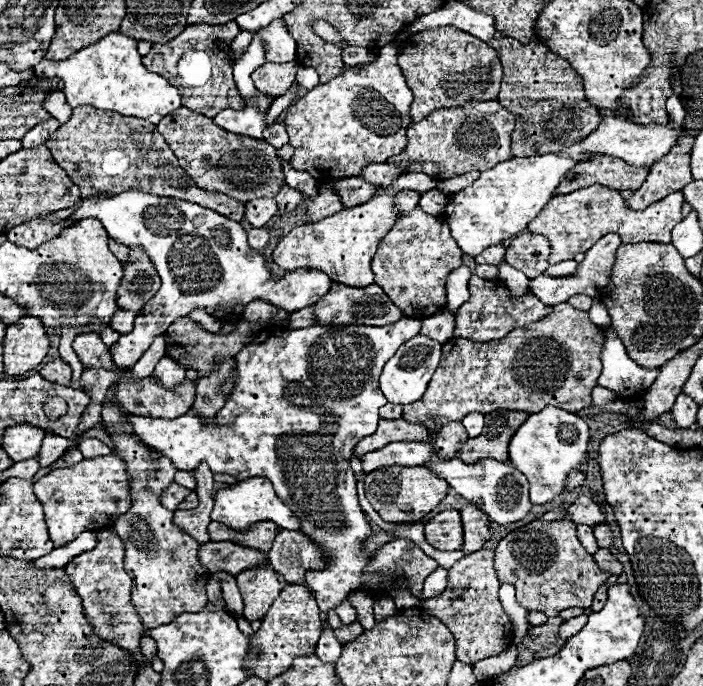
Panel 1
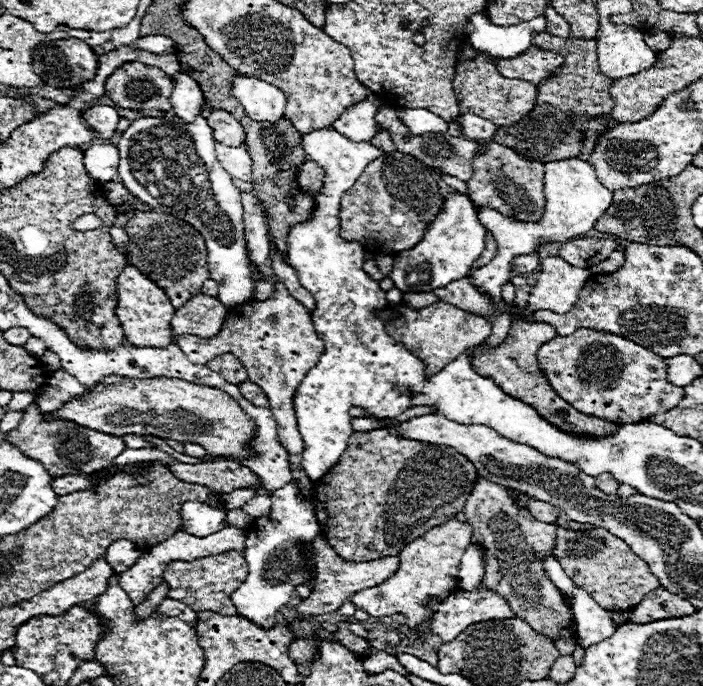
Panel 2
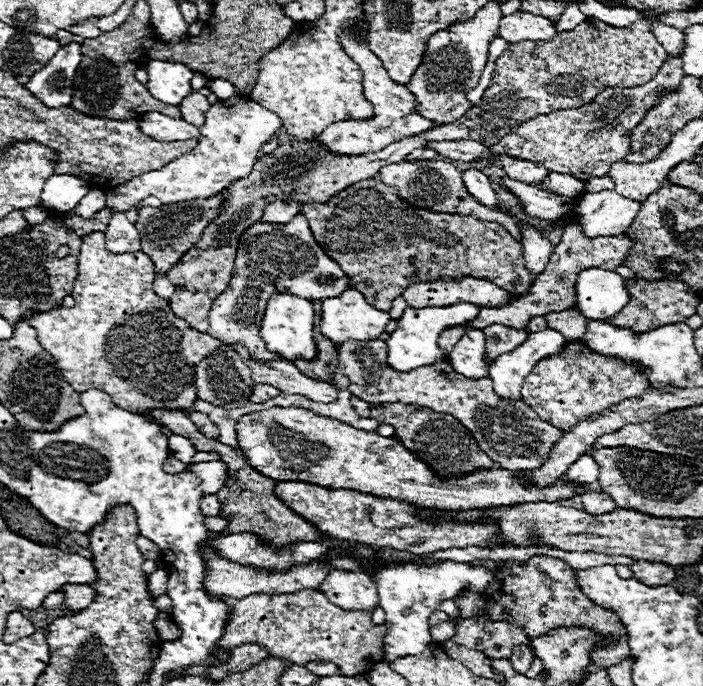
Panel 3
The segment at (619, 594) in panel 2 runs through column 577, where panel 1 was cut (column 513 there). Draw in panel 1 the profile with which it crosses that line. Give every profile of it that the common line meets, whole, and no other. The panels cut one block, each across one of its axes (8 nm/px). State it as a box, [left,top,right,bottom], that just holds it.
[494,508,610,618]

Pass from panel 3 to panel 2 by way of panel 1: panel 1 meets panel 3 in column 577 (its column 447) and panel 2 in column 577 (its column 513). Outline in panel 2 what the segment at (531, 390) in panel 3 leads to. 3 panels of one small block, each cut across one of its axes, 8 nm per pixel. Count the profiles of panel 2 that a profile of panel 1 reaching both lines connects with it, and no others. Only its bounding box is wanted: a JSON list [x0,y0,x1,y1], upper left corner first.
[538,328,684,424]

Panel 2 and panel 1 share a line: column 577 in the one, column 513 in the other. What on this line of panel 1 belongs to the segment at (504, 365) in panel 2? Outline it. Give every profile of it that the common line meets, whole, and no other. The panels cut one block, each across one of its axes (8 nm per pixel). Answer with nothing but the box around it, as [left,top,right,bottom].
[460,410,530,462]

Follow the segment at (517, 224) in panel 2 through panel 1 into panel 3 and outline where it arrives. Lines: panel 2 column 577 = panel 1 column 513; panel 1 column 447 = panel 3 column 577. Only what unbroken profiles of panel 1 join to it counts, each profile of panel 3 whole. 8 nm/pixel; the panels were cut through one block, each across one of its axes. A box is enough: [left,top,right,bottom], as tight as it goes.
[574,190,640,236]

